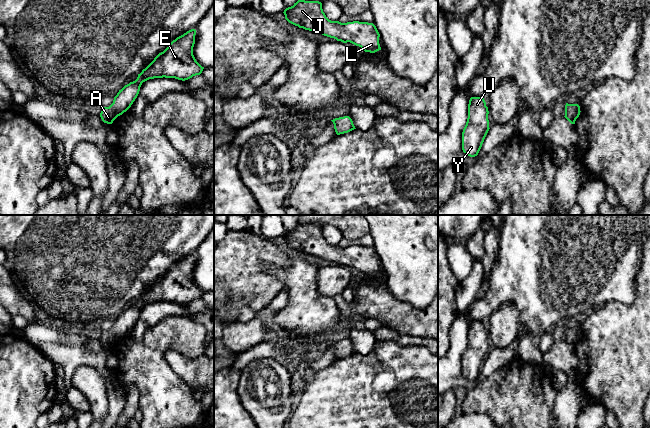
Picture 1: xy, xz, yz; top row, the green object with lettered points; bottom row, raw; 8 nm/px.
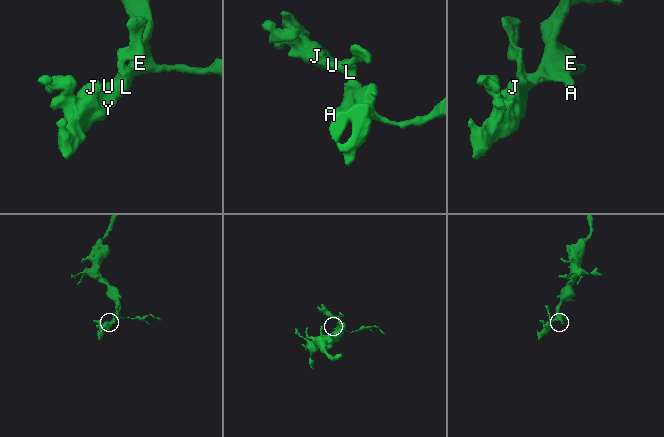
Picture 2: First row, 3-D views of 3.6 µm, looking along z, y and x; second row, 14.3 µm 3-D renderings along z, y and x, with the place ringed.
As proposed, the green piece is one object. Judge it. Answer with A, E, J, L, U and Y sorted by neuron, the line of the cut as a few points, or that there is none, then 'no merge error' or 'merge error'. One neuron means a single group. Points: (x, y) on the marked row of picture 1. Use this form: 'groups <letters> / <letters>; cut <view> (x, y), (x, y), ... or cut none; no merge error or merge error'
groups A E J L U Y; cut none; no merge error

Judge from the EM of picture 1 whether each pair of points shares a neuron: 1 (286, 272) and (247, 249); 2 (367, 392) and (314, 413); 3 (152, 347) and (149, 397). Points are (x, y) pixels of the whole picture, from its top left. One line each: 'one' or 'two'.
1: two
2: one
3: one

